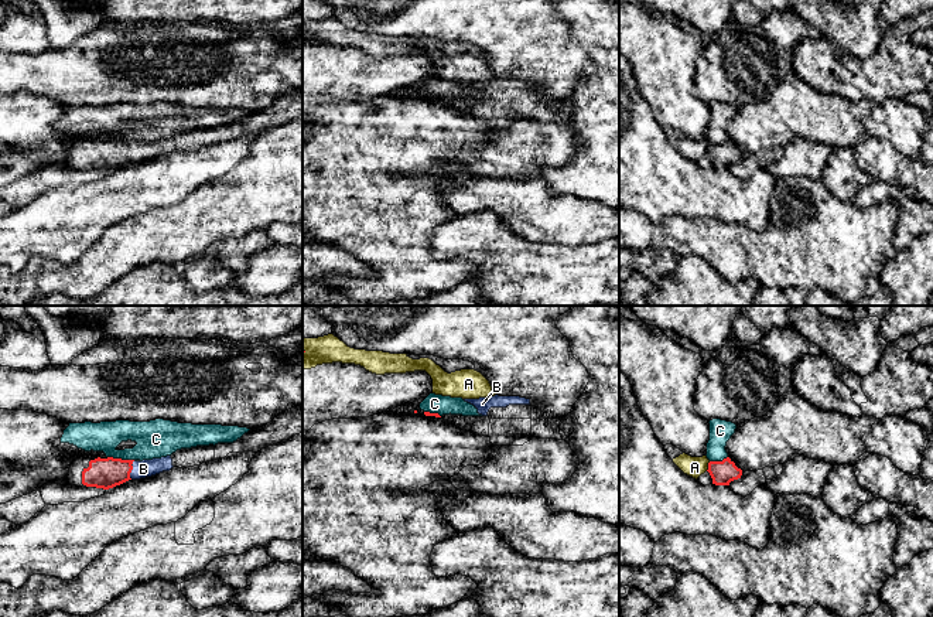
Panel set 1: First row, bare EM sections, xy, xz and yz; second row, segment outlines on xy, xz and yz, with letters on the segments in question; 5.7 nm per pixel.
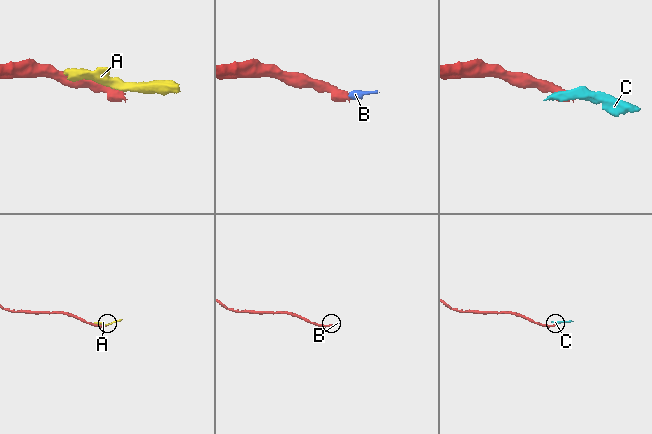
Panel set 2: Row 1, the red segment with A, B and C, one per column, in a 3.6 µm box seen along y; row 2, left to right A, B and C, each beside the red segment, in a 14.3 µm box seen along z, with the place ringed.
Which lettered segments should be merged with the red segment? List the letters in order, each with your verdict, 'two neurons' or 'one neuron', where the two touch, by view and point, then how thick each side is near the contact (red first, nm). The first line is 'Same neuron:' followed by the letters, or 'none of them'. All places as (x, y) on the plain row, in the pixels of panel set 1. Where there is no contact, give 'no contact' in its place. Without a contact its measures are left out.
Same neuron: B
A: two neurons; contact yz (708, 149); calibres 140 and 110 nm
B: one neuron; contact xy (132, 152); calibres 180 and 100 nm
C: two neurons; contact xy (120, 142); calibres 180 and 220 nm

